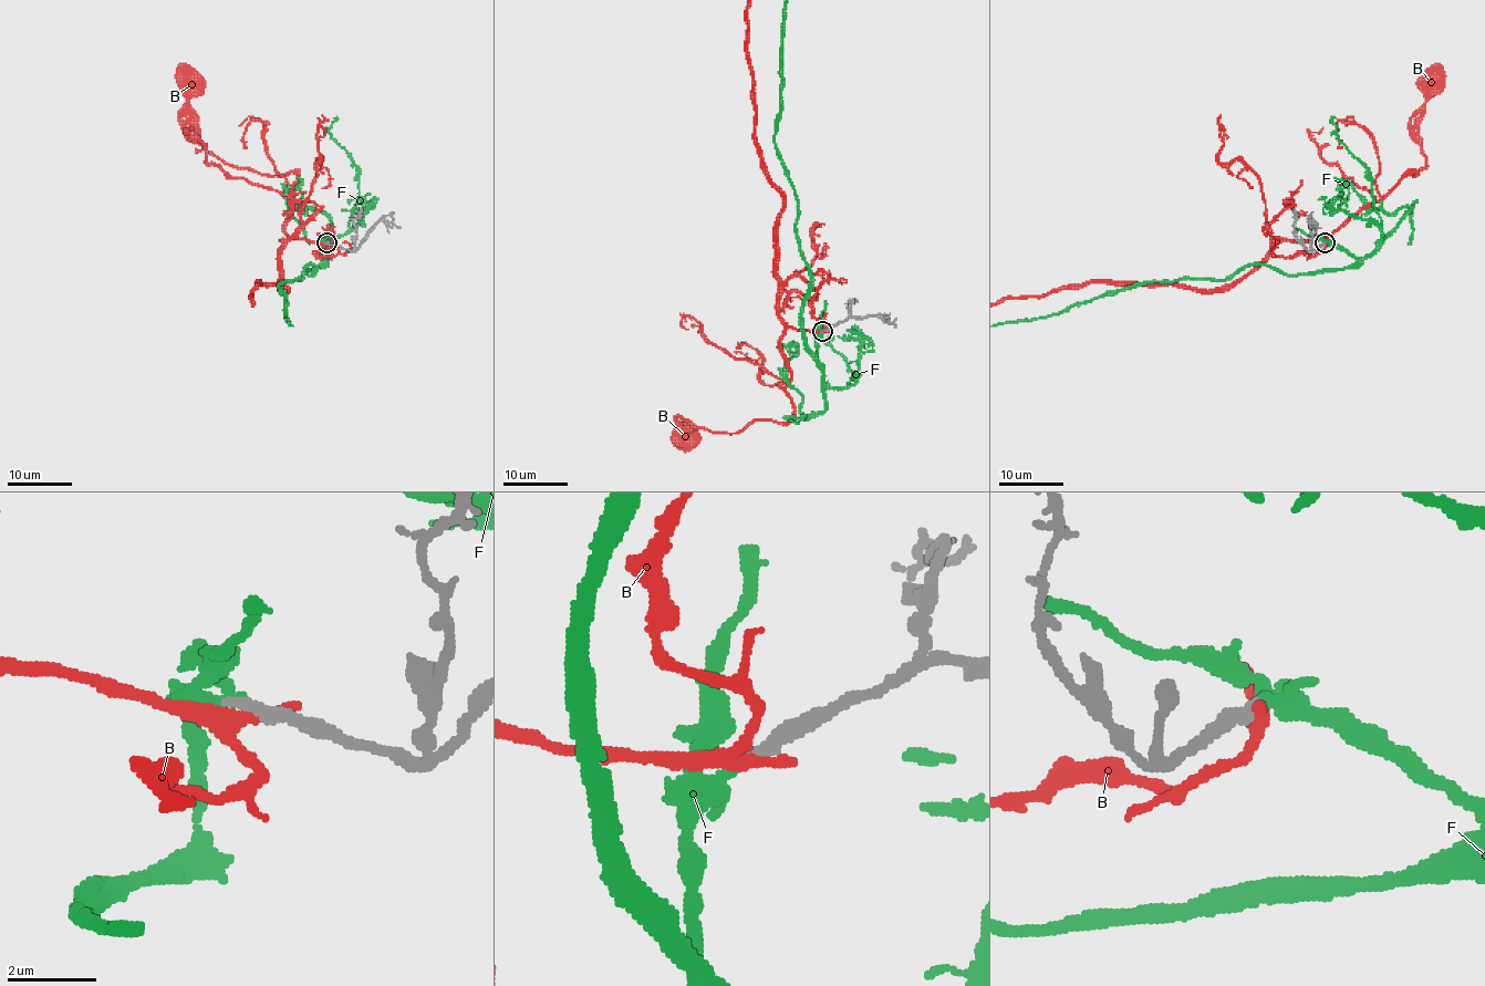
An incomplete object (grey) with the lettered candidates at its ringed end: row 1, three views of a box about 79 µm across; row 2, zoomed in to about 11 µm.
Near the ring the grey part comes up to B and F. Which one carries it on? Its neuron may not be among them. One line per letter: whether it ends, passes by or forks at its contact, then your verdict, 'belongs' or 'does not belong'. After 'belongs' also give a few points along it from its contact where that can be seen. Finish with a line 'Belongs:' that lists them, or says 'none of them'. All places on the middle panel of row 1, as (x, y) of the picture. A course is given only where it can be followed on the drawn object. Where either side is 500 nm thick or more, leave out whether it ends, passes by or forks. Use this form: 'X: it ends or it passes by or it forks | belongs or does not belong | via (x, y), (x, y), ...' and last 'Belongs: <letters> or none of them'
B: it passes by | does not belong
F: it passes by | does not belong
Belongs: none of them

